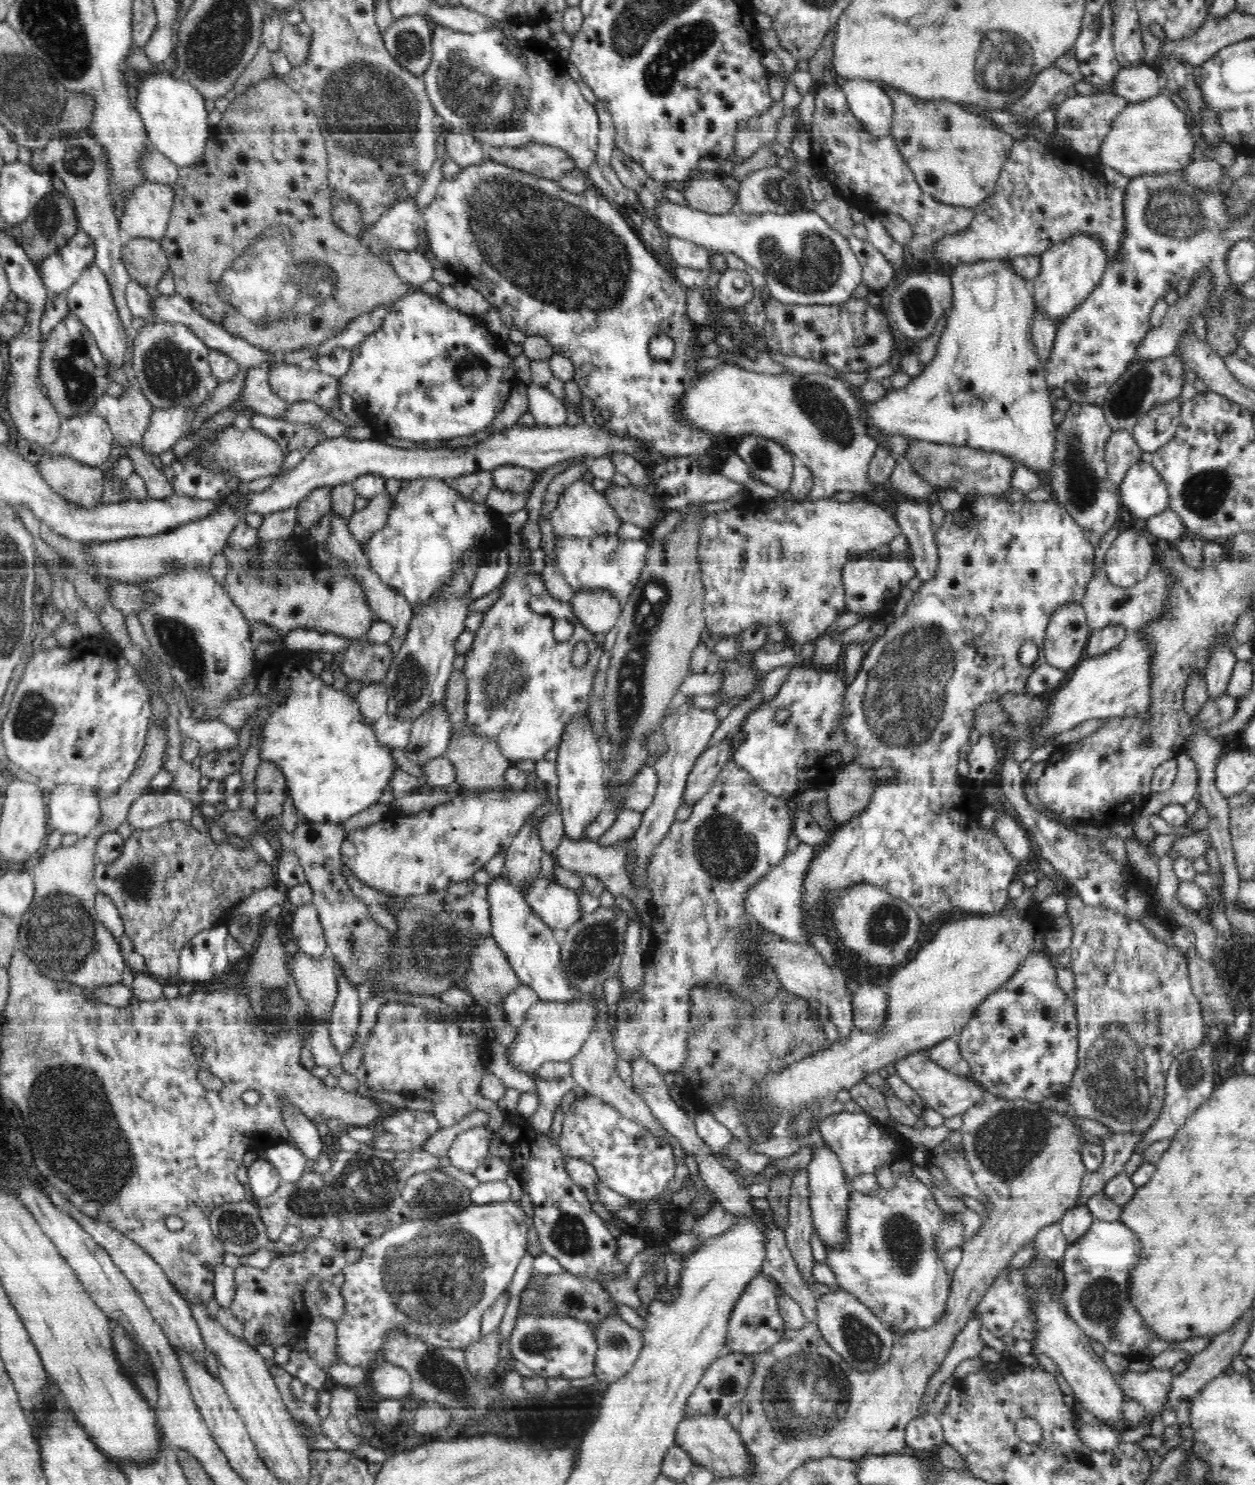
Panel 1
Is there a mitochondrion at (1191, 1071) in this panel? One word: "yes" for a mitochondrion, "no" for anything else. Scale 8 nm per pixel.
yes

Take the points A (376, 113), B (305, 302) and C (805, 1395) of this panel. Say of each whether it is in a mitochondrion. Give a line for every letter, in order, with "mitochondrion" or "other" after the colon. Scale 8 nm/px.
A: mitochondrion
B: mitochondrion
C: mitochondrion

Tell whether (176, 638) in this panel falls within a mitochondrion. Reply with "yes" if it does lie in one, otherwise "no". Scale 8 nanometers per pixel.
yes

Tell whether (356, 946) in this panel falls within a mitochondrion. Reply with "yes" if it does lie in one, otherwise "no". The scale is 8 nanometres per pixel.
yes

